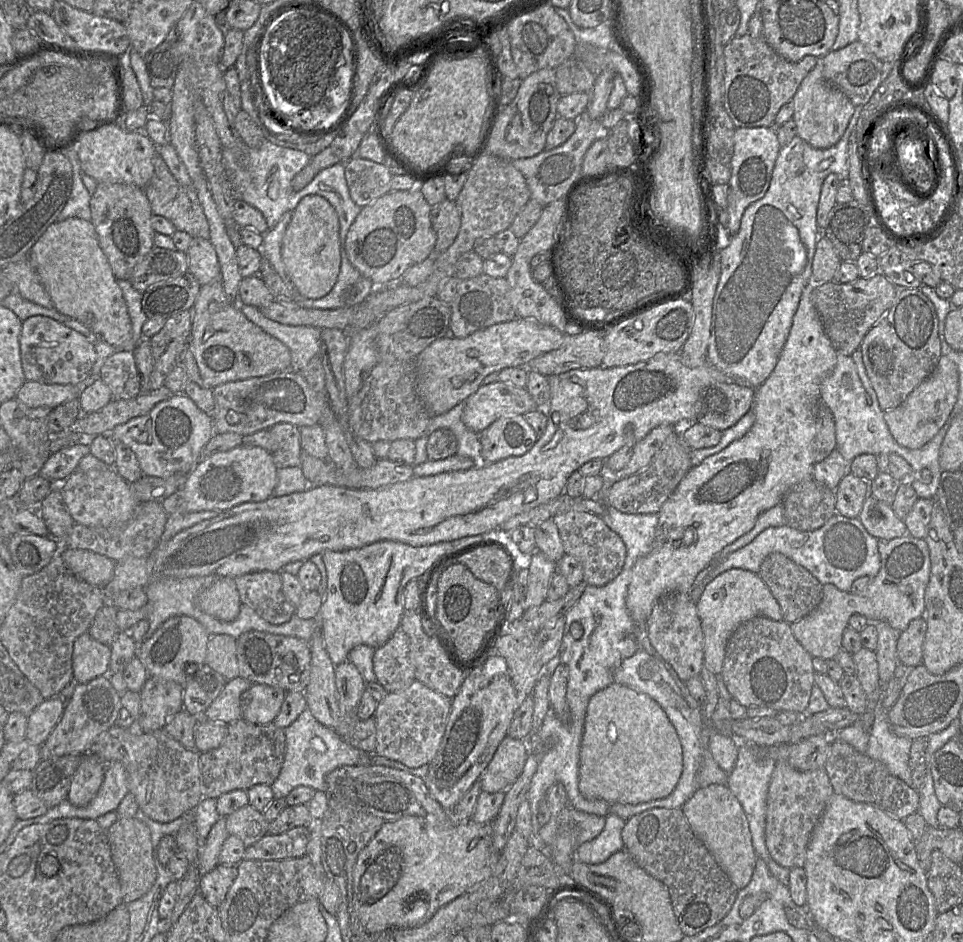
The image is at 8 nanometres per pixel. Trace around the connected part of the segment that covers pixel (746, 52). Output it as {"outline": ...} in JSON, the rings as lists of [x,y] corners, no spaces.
{"outline":[[[734,36],[724,47],[725,74],[723,106],[736,128],[769,127],[773,124],[780,108],[791,101],[801,82],[817,65],[818,58],[805,56],[799,62],[790,62],[777,54],[764,39]]]}

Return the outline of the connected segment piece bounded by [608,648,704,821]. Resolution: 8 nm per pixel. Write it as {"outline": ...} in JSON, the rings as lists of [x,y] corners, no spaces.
{"outline":[[[639,648],[633,656],[623,659],[621,665],[614,672],[614,681],[639,693],[647,694],[665,711],[669,720],[675,727],[681,742],[683,752],[683,771],[676,787],[667,797],[639,804],[614,803],[610,805],[608,812],[616,814],[627,821],[634,815],[653,808],[682,808],[698,790],[696,774],[699,770],[702,759],[701,735],[704,729],[704,722],[700,709],[701,705],[699,705],[689,694],[685,682],[681,679],[674,679],[672,677],[671,673],[665,666],[665,662],[661,658],[652,656],[641,648]]]}

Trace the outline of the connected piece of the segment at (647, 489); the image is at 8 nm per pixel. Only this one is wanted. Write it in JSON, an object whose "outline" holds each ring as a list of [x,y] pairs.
{"outline":[[[674,431],[667,437],[646,468],[629,476],[619,475],[619,479],[606,492],[605,506],[613,506],[629,514],[659,514],[664,502],[692,468],[691,450],[680,433]]]}

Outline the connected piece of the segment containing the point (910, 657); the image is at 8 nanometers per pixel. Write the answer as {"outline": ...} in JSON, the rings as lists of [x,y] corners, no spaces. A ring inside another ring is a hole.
{"outline":[[[919,617],[910,621],[909,625],[900,633],[897,641],[899,663],[907,667],[916,667],[922,664],[926,630],[926,619]]]}

